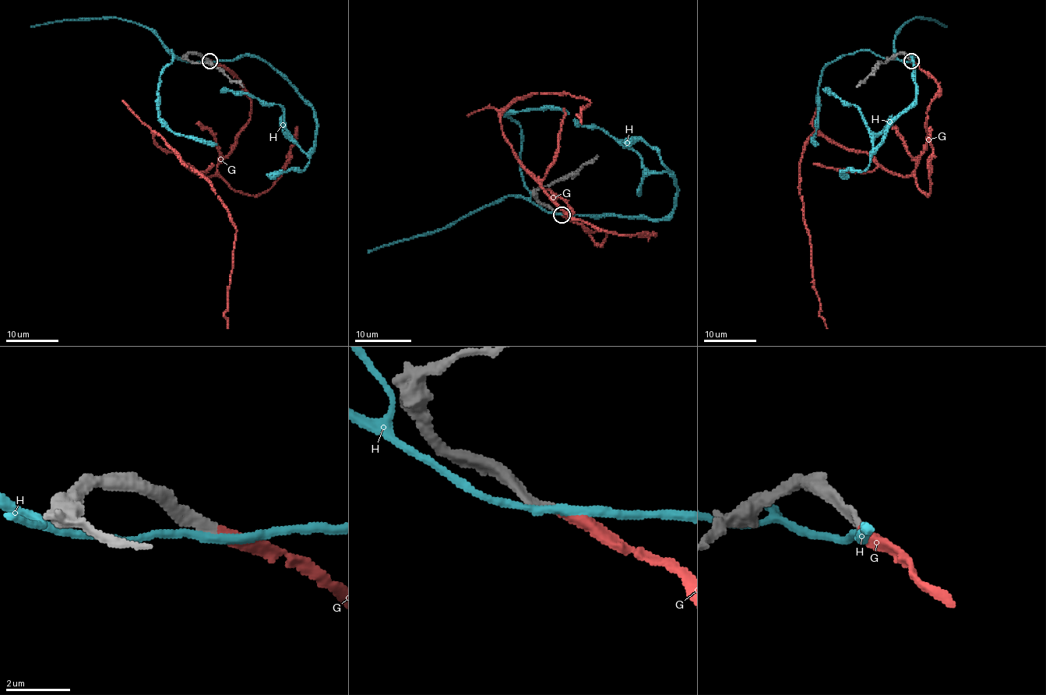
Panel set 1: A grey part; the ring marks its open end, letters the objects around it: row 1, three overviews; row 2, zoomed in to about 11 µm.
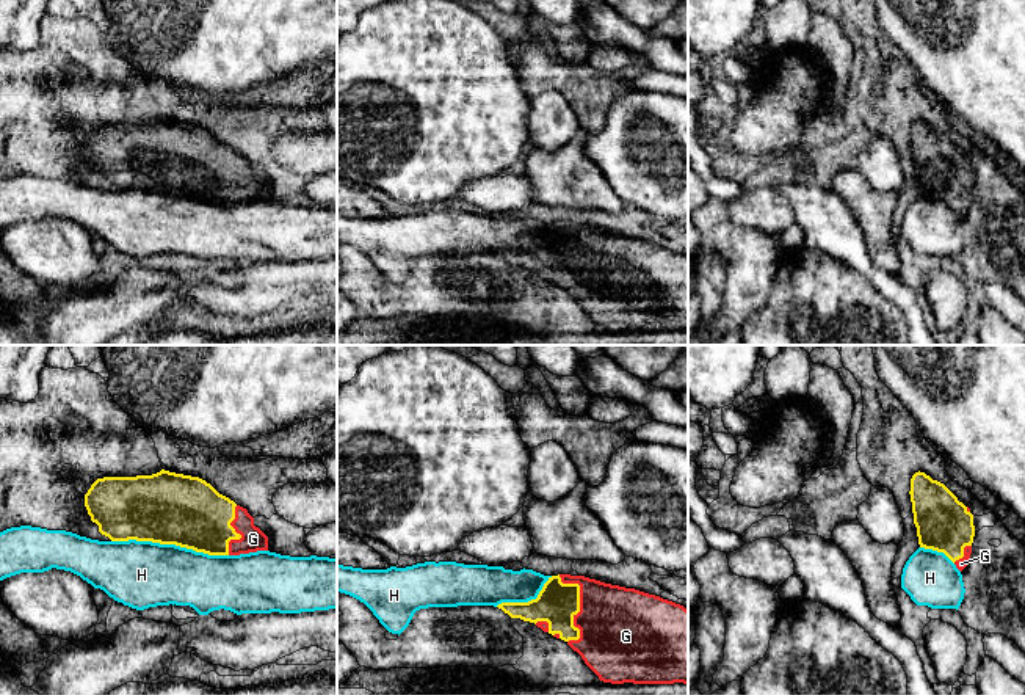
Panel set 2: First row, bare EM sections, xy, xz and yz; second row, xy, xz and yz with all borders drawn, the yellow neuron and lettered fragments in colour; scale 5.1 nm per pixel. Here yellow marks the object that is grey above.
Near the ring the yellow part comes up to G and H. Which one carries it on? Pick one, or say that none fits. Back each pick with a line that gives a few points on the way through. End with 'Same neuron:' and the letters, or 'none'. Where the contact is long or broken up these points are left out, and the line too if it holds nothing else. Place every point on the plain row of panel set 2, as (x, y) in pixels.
Same neuron: G

